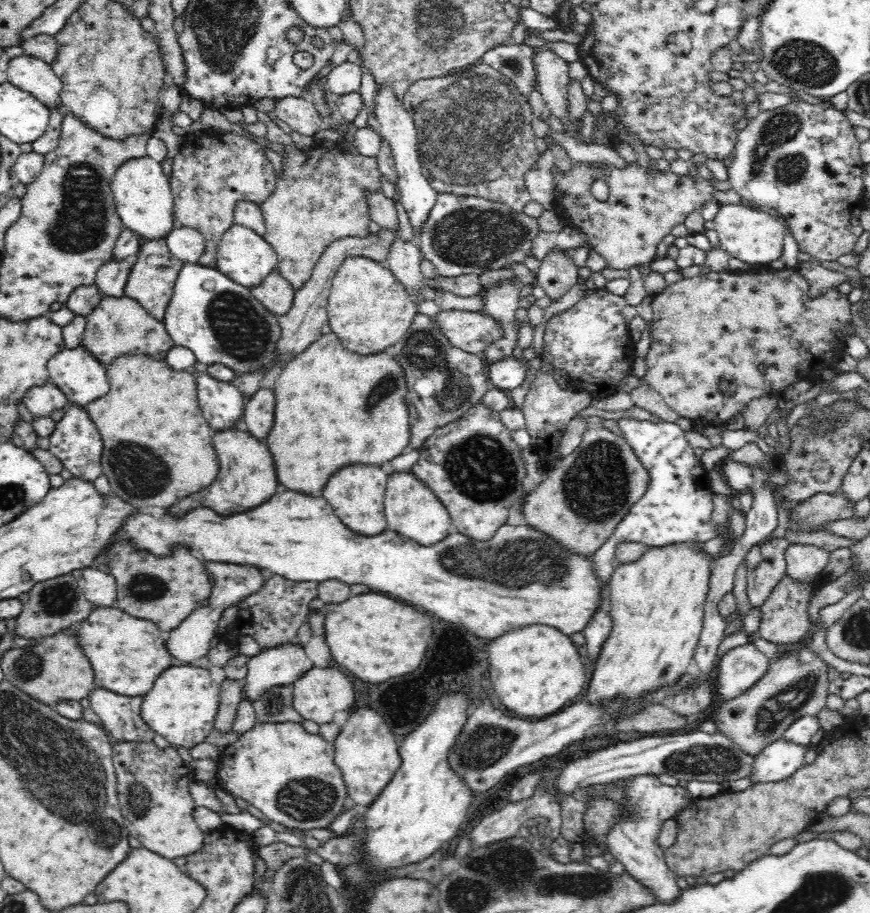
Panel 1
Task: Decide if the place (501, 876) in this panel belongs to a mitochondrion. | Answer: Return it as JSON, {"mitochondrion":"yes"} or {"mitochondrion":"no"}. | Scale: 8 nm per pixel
{"mitochondrion":"yes"}

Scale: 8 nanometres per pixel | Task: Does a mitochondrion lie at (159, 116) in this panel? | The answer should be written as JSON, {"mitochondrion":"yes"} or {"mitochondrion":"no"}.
{"mitochondrion":"no"}

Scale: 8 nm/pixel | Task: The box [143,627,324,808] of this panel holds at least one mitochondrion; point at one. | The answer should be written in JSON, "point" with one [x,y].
{"point":[273,705]}

